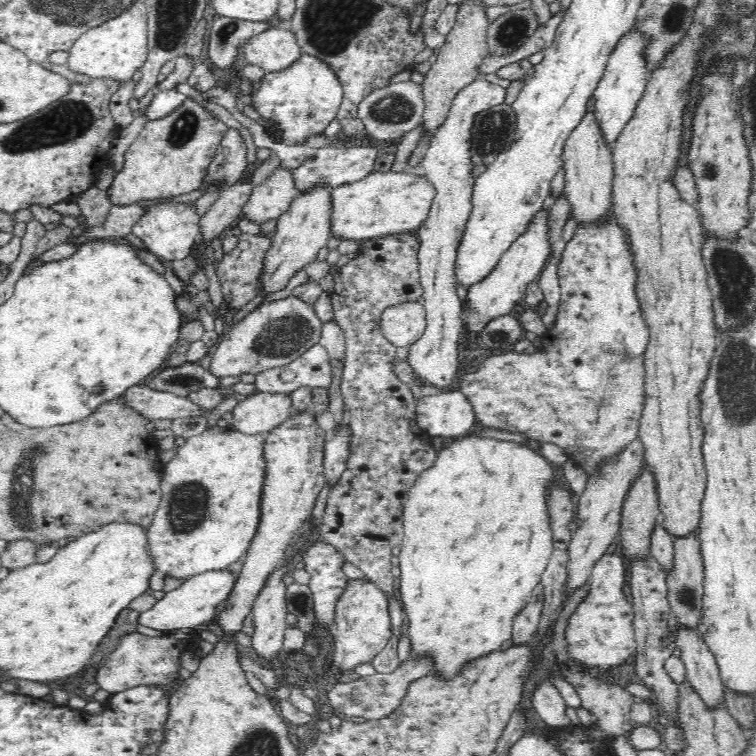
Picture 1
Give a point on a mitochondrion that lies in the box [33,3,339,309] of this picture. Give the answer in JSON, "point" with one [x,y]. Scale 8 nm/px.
{"point":[185,129]}

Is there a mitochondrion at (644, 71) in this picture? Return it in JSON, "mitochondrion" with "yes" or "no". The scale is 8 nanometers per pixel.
{"mitochondrion":"no"}

